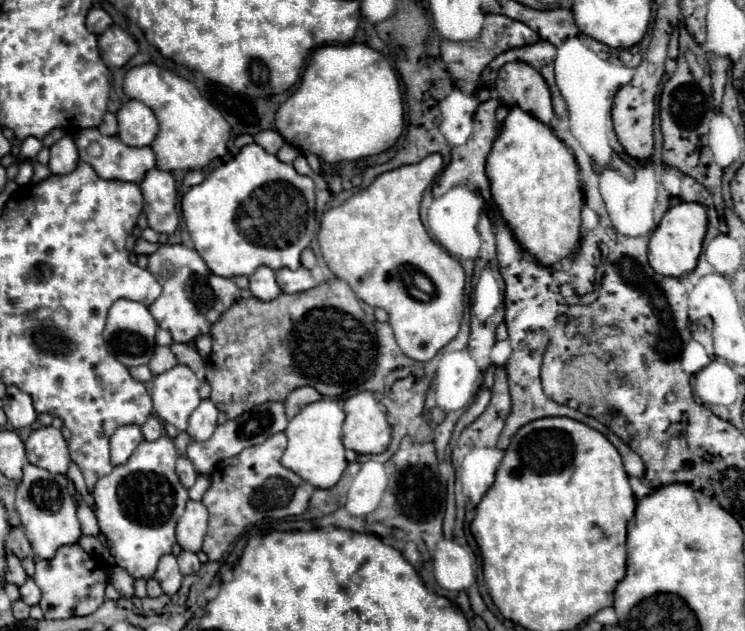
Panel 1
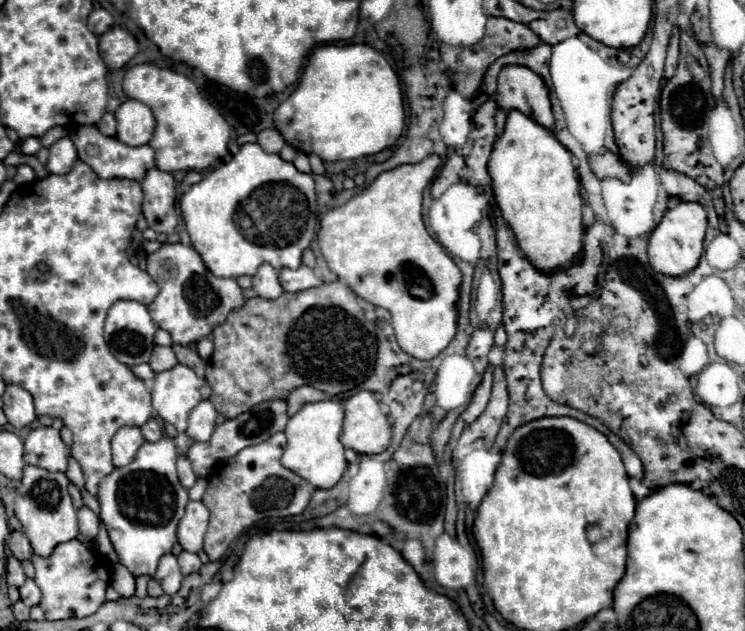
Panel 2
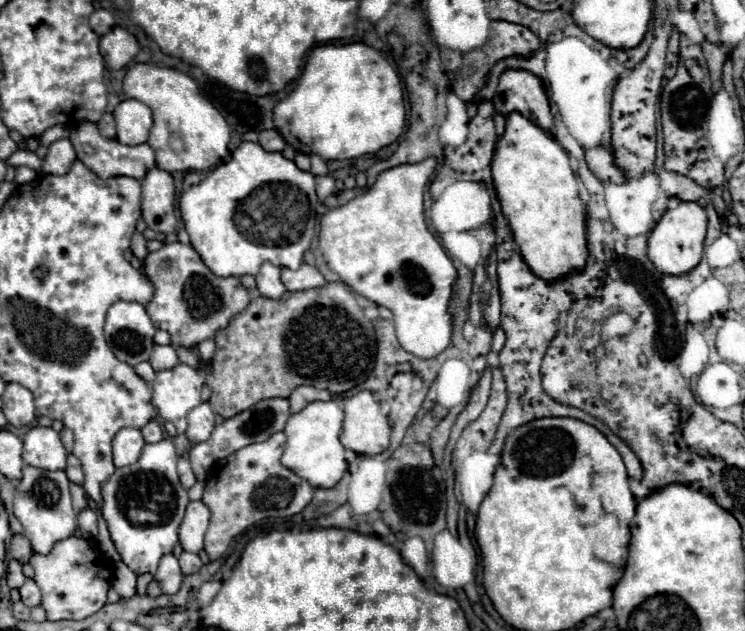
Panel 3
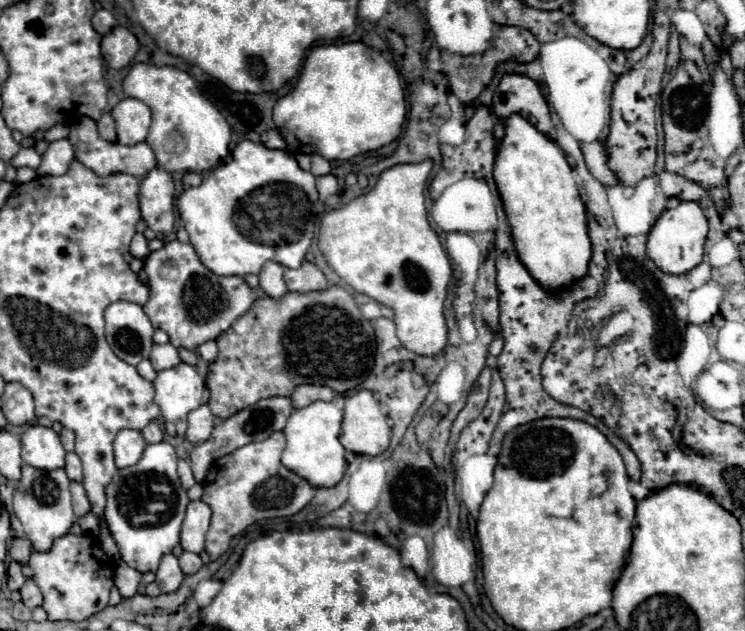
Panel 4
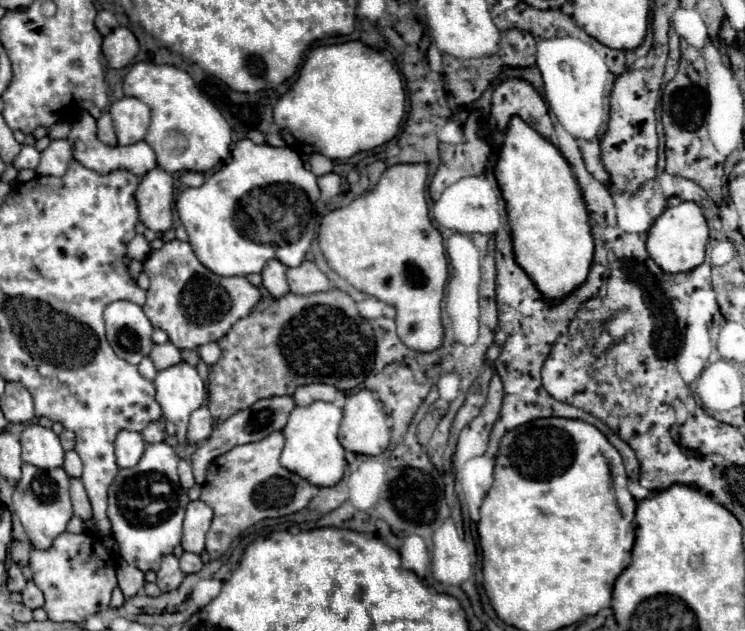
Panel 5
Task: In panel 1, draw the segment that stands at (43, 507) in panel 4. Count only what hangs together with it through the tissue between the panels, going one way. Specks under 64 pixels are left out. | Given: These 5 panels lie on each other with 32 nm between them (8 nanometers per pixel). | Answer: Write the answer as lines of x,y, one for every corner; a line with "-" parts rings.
26,464
24,466
24,478
18,484
16,510
20,514
26,536
30,538
34,554
42,560
50,560
60,546
76,544
82,536
80,522
76,518
74,498
70,496
66,482
68,482
66,476
56,476
44,468
38,468
34,464

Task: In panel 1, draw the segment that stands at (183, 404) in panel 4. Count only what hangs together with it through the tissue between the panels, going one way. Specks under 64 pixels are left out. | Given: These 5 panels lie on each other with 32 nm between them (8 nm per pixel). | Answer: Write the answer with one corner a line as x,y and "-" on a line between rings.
174,366
152,380
154,412
164,422
176,426
180,432
188,426
188,416
200,404
200,380
188,366

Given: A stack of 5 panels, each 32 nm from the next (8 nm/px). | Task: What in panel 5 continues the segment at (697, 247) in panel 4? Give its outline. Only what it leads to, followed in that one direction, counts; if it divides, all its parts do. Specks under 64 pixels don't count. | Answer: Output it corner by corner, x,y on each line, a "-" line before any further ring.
680,202
674,208
666,208
652,228
648,230
648,254
650,258
666,272
666,274
680,274
690,272
692,268
704,262
704,248
708,242
708,224
702,216
702,210
696,202

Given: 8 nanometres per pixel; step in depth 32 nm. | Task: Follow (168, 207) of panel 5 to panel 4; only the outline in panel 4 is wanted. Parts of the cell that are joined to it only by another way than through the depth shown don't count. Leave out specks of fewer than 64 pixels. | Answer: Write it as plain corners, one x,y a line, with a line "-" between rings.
152,168
140,182
142,220
154,232
168,234
174,230
174,182
170,172

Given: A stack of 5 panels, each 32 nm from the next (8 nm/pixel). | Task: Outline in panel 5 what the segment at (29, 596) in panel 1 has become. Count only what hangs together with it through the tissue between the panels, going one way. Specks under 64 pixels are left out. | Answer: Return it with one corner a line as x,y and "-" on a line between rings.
32,580
26,582
26,586
24,586
24,590
20,594
22,594
22,604
28,606
28,608
32,608
32,610
40,608
44,604
44,596
42,596
40,588

